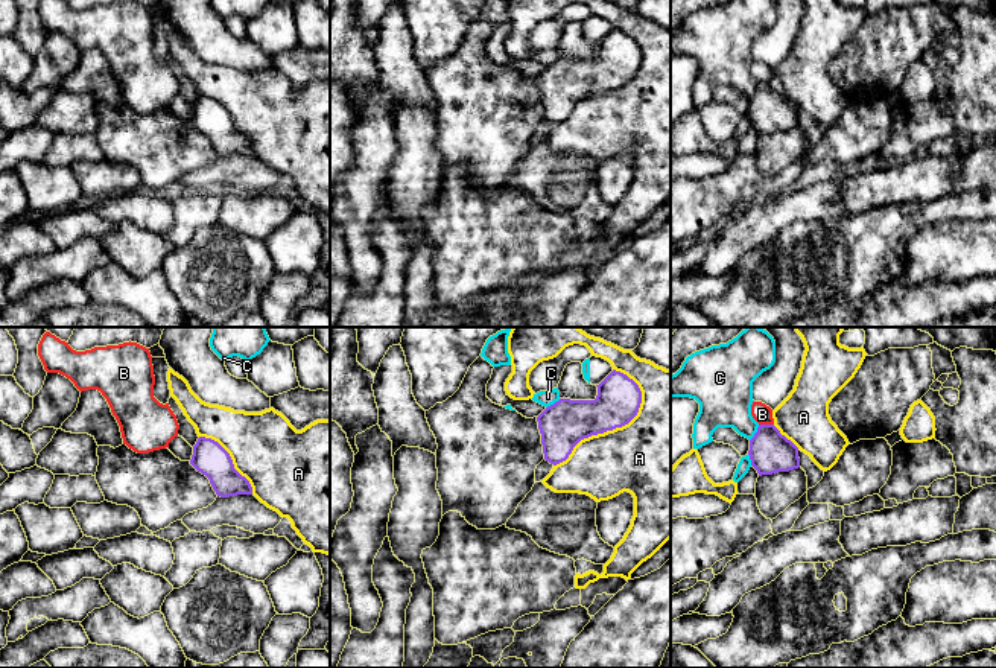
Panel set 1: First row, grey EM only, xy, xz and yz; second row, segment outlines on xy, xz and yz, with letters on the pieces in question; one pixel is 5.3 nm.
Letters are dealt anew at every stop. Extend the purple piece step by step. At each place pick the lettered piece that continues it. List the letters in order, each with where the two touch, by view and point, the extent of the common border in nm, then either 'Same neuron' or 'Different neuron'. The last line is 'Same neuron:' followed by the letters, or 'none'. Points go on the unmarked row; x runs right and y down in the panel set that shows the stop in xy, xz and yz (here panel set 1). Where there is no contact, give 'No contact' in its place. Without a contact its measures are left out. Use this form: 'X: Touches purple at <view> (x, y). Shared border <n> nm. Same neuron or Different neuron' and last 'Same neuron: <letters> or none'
A: Touches purple at xz (612, 89). Shared border 650 nm. Different neuron
B: Touches purple at yz (767, 84). Shared border 80 nm. Different neuron
C: Touches purple at yz (756, 92). Shared border 100 nm. Different neuron
Same neuron: none

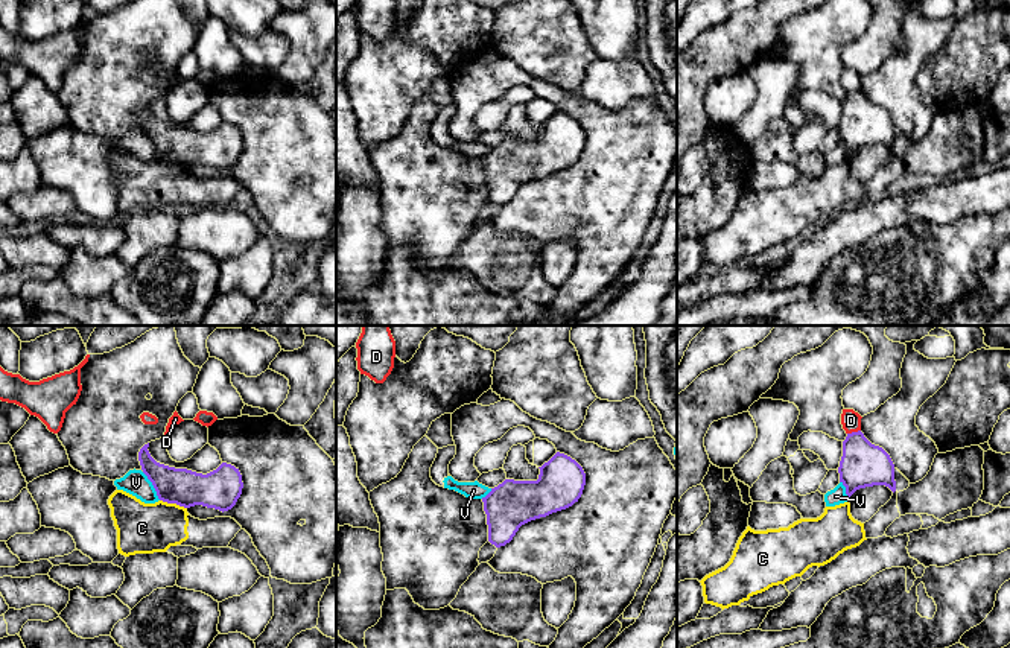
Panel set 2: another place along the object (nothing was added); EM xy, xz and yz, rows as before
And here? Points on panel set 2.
C: Touches purple at xy (174, 162). Shared border 150 nm. Different neuron
D: Touches purple at yz (854, 92). Shared border 80 nm. Different neuron
V: Touches purple at xy (152, 143). Shared border 180 nm. Different neuron
Same neuron: none

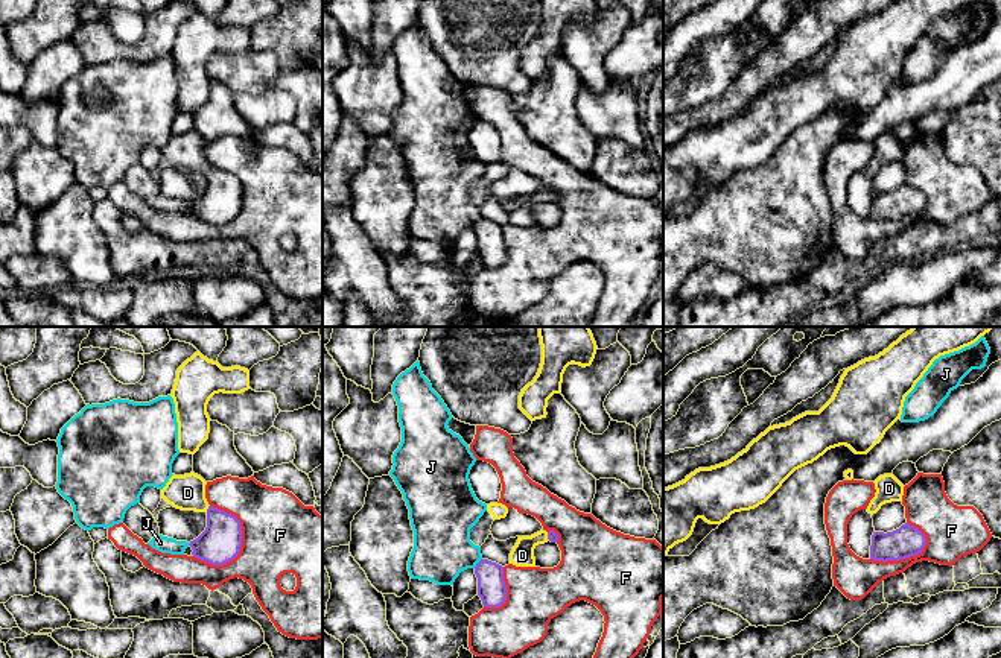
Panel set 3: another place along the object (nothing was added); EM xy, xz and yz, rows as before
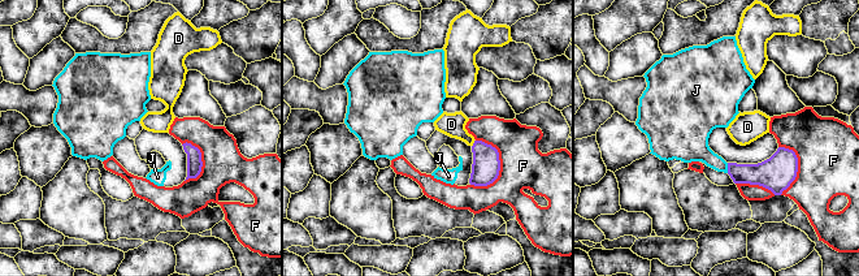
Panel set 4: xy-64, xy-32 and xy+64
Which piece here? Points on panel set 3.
D: Touches purple at xy (209, 167). Shared border 40 nm. Same neuron
F: Touches purple at xy (241, 190). Shared border 340 nm. Different neuron
J: Touches purple at xz (478, 222). Shared border 70 nm. Different neuron
Same neuron: D

